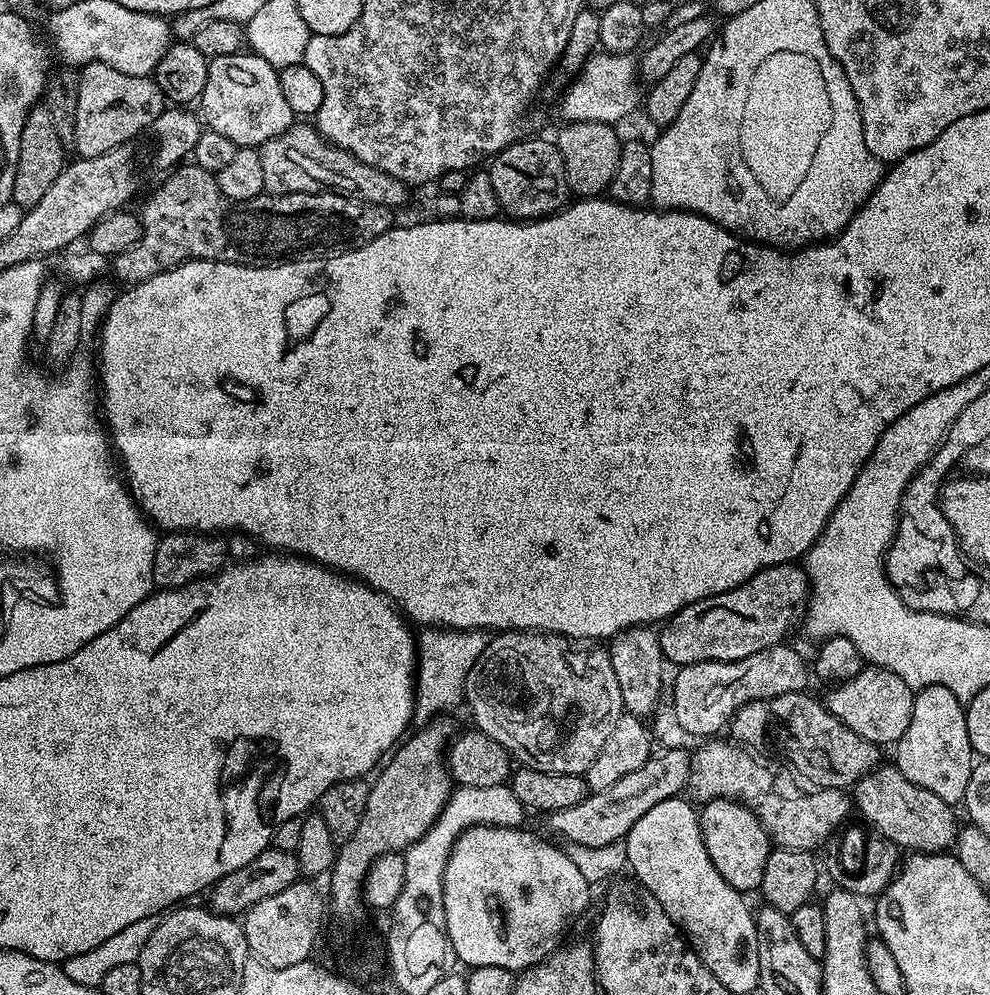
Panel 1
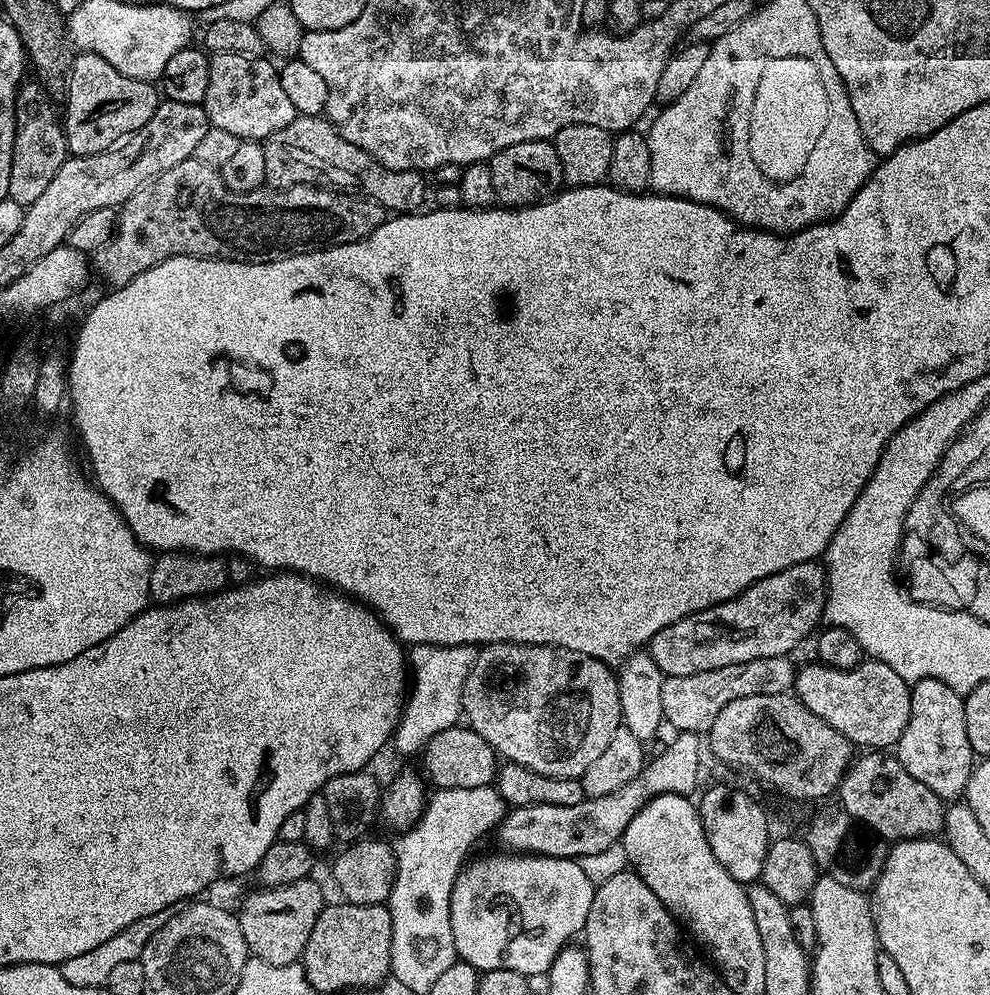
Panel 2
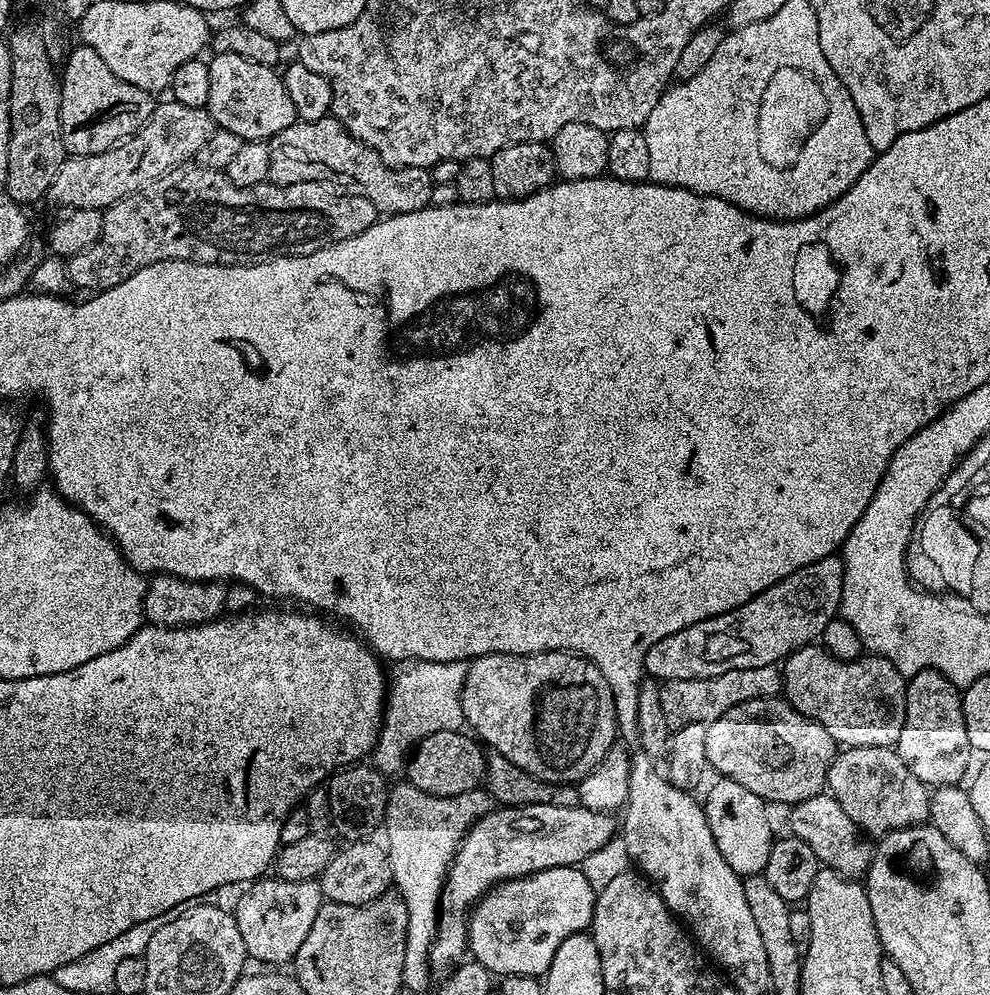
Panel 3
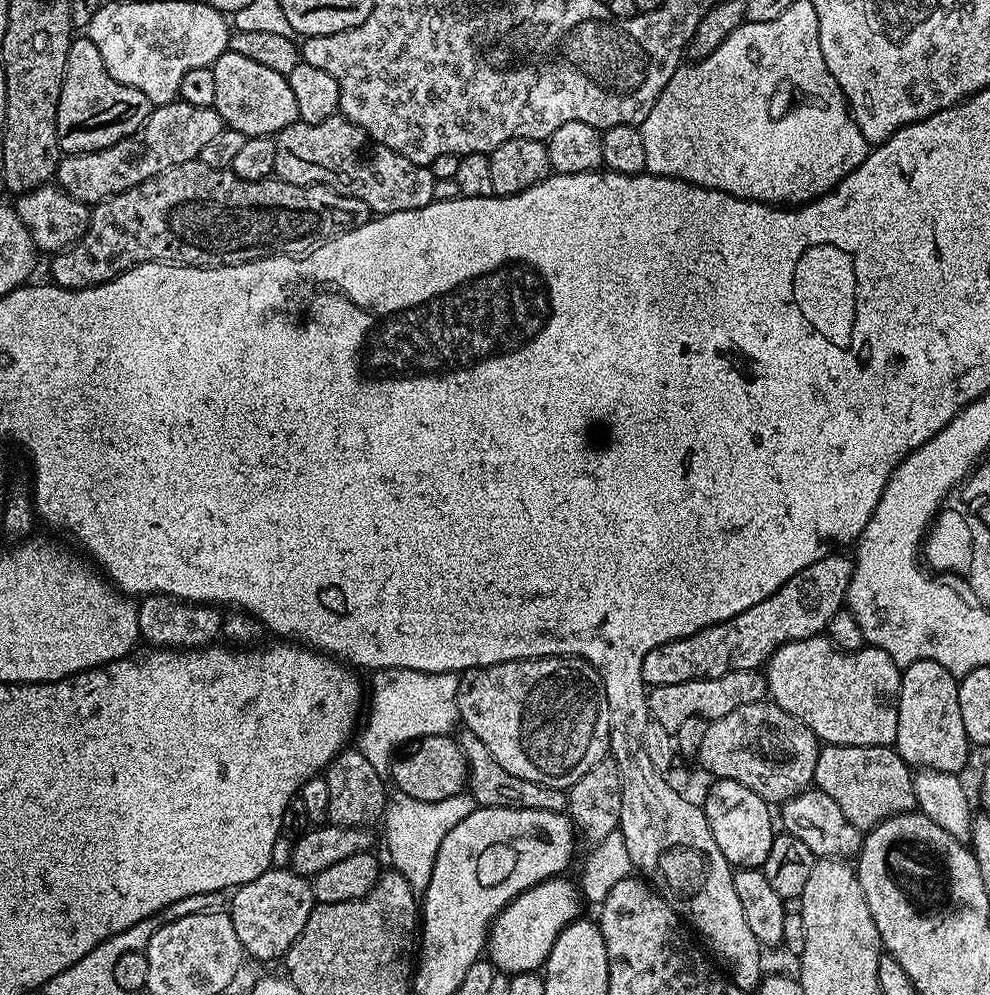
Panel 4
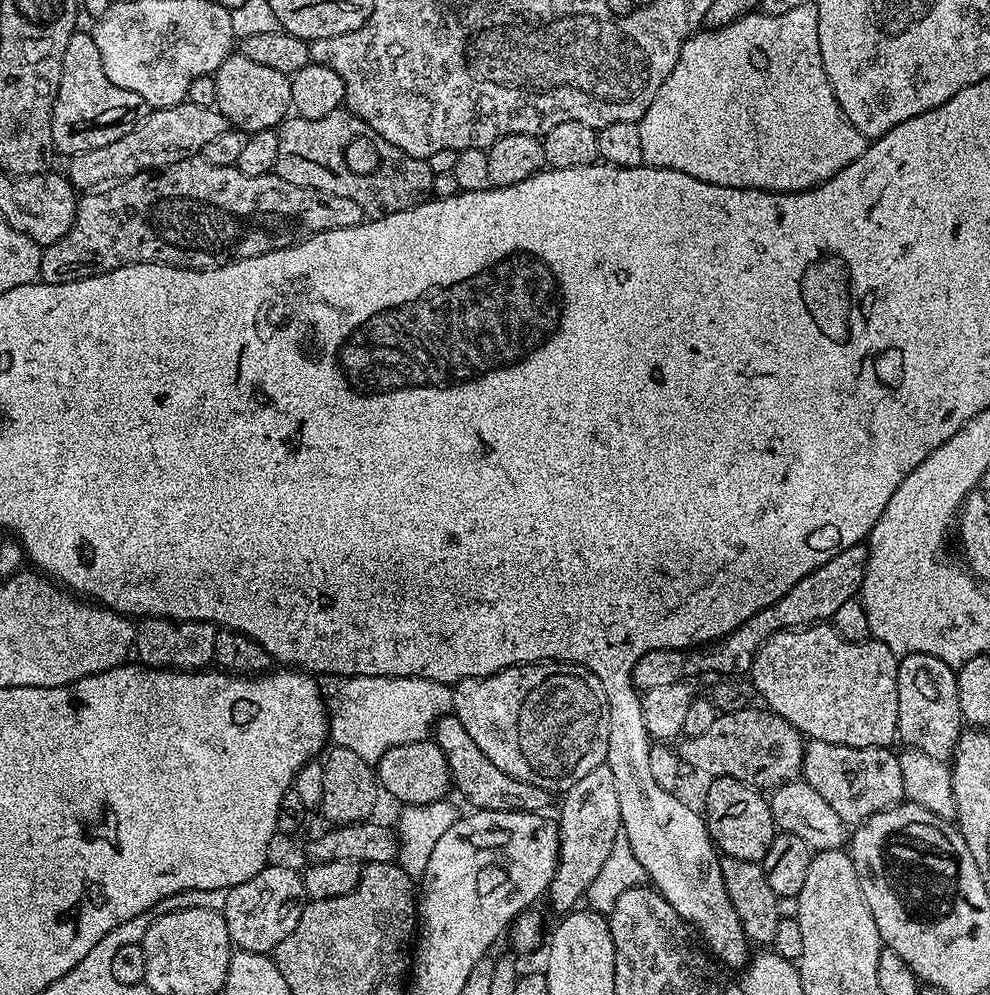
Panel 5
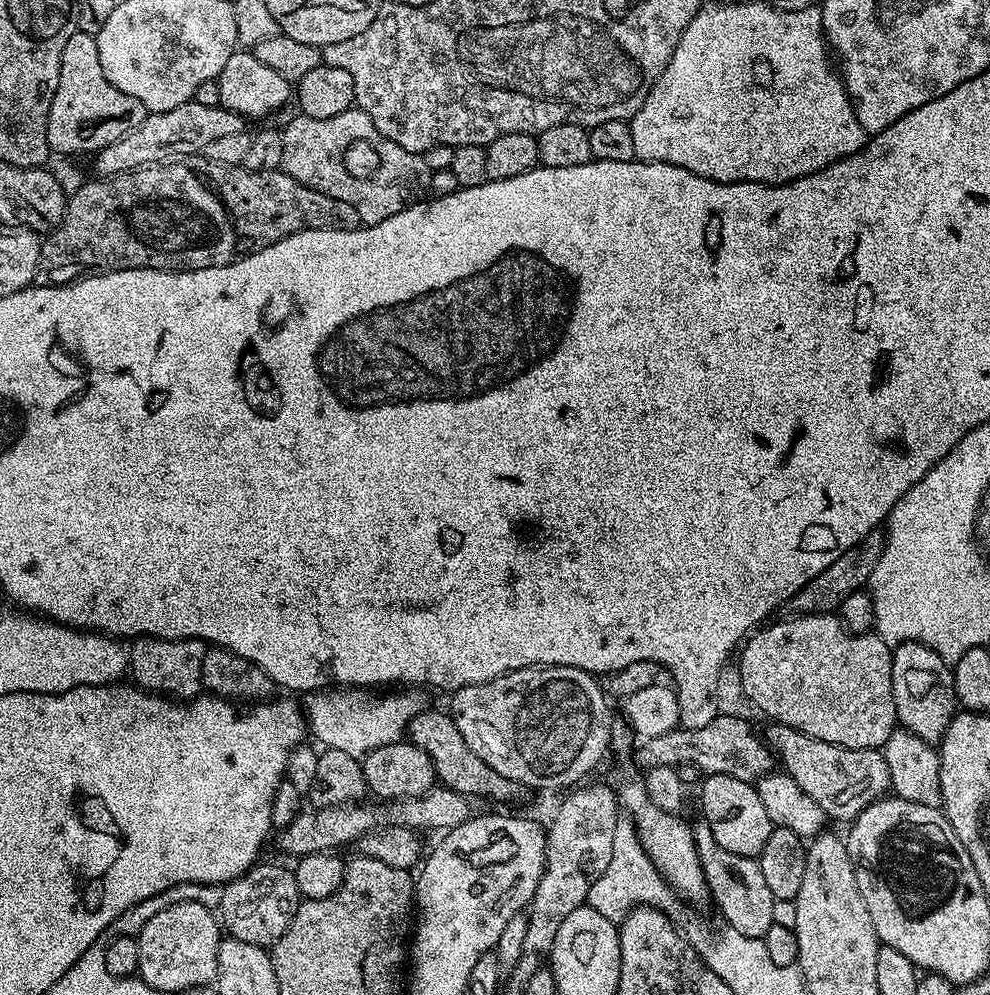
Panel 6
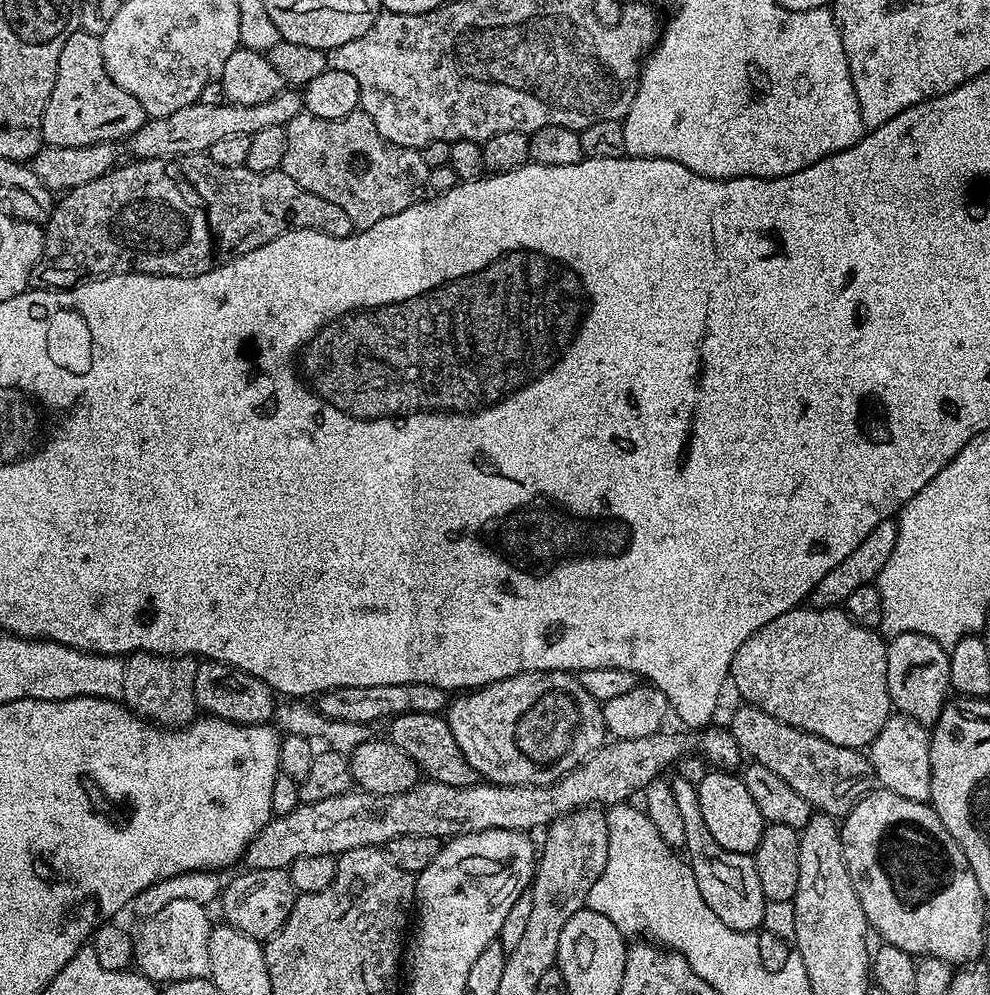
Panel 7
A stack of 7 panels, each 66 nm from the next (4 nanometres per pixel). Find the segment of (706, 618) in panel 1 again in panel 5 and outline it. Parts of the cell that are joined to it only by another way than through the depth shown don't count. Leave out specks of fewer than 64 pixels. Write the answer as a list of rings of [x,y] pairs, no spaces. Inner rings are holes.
[[[867,543],[850,546],[842,554],[830,558],[818,570],[806,574],[798,582],[778,598],[770,606],[760,608],[754,618],[746,618],[728,636],[721,640],[709,643],[707,646],[697,647],[695,650],[685,651],[683,648],[655,648],[638,662],[632,671],[632,684],[637,692],[643,694],[661,686],[670,686],[687,681],[688,676],[700,676],[703,672],[721,672],[721,677],[728,678],[733,674],[751,673],[752,663],[758,654],[758,650],[774,634],[787,632],[790,628],[806,628],[810,624],[823,624],[831,621],[833,614],[851,600],[857,599],[862,578],[866,574],[866,562],[868,561]]]

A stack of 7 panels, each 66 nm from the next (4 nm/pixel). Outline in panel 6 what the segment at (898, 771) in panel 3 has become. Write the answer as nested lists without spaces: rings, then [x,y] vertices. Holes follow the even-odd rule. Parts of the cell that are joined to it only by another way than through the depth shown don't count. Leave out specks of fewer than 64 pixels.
[[[772,722],[767,726],[767,739],[774,749],[779,767],[787,776],[794,778],[794,782],[798,782],[798,786],[802,786],[802,790],[806,790],[806,794],[818,802],[818,806],[822,806],[829,821],[855,820],[858,814],[862,814],[862,810],[866,810],[866,806],[881,799],[892,787],[883,751],[834,746],[830,742],[810,738],[810,734],[802,734],[785,724]]]

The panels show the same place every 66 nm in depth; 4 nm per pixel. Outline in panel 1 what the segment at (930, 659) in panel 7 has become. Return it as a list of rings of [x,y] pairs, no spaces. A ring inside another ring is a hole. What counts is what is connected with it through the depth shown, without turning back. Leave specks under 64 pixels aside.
[[[926,686],[919,689],[912,697],[912,713],[910,726],[906,726],[906,734],[894,745],[896,760],[894,766],[902,770],[914,786],[922,786],[922,790],[930,790],[930,794],[938,794],[942,802],[953,806],[959,805],[966,794],[966,786],[970,786],[970,774],[974,767],[974,753],[970,746],[970,734],[966,734],[965,705],[946,686]]]

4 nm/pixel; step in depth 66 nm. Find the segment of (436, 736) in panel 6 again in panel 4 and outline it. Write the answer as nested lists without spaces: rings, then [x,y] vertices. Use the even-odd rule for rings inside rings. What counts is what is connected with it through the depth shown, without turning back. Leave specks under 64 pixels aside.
[[[461,731],[458,739],[460,749],[468,763],[467,791],[477,805],[482,808],[521,808],[522,810],[550,810],[551,812],[567,813],[568,794],[563,788],[542,786],[538,782],[526,782],[526,778],[518,778],[510,774],[510,770],[498,766],[494,754],[482,746],[482,742],[472,732]]]

